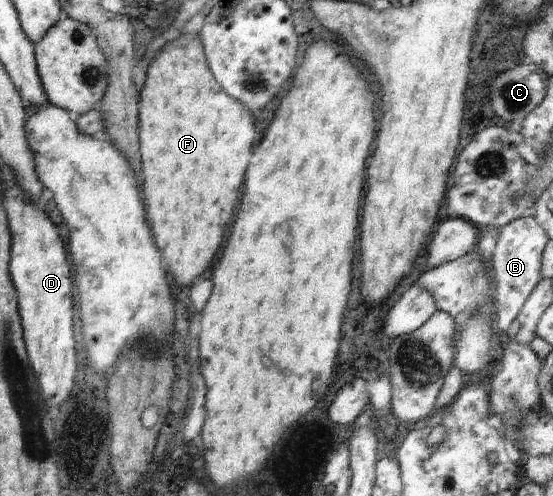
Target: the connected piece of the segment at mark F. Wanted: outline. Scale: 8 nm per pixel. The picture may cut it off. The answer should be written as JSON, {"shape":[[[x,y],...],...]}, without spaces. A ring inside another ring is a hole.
{"shape":[[[180,33],[175,35],[168,43],[164,43],[160,52],[156,54],[156,58],[152,58],[152,62],[148,64],[146,70],[146,80],[141,91],[139,91],[139,128],[140,128],[140,162],[142,162],[142,188],[144,188],[144,204],[146,204],[146,212],[148,212],[148,220],[152,226],[152,234],[154,240],[158,244],[158,248],[164,254],[164,260],[168,264],[168,272],[172,274],[172,278],[176,280],[178,286],[188,288],[192,286],[192,282],[196,278],[200,278],[204,274],[204,270],[212,264],[216,252],[222,246],[222,240],[226,236],[226,226],[230,224],[230,218],[234,214],[236,202],[240,202],[240,194],[242,194],[242,184],[244,184],[244,174],[252,156],[252,148],[254,148],[254,140],[256,140],[256,130],[254,129],[254,118],[248,108],[244,108],[236,98],[232,98],[230,94],[226,94],[210,68],[205,57],[202,44],[202,38],[197,33],[196,36],[190,36],[190,33]]]}

